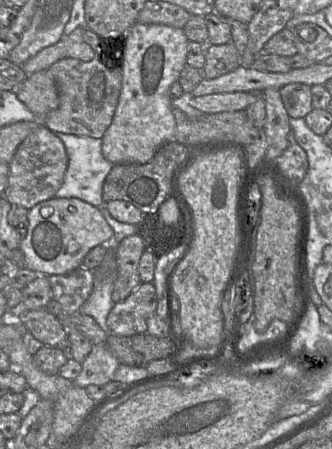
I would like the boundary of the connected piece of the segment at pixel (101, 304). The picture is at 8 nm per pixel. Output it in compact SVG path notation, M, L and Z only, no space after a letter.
M116 275L109 276L102 284L94 286L90 296L80 307L79 313L89 315L99 324L104 332L111 335L107 326L107 317L114 306L112 291Z

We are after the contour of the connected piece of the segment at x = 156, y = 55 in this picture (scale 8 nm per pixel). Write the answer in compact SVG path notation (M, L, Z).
M136 22L125 34L123 37L123 43L121 42L120 45L120 55L119 52L115 53L114 56L110 57L111 61L116 61L118 57L118 64L120 62L120 68L122 71L122 84L121 84L121 91L119 95L118 104L112 119L111 124L105 131L102 137L102 154L106 160L115 164L123 164L123 163L135 163L135 164L145 164L148 163L155 155L157 150L165 143L174 140L175 129L176 129L176 122L175 117L172 112L172 99L169 95L169 89L171 85L178 80L179 74L181 70L186 65L186 57L187 57L187 45L188 39L185 35L185 32L182 28L176 28L169 25L163 24L141 24Z

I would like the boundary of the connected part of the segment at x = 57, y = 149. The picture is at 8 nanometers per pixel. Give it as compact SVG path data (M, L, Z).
M39 125L18 146L9 164L8 183L3 196L12 206L30 210L55 197L63 183L67 166L68 155L63 142L45 125Z

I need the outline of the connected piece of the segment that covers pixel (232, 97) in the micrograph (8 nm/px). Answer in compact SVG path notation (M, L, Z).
M216 93L199 97L193 97L190 100L190 104L192 107L207 114L238 111L245 110L250 104L257 100L257 96L259 95L261 95L261 93Z

